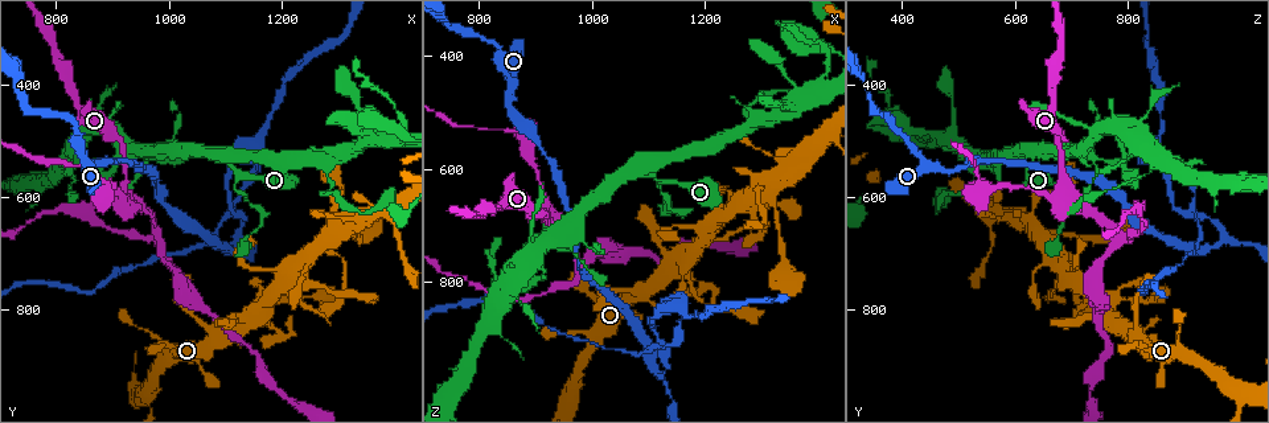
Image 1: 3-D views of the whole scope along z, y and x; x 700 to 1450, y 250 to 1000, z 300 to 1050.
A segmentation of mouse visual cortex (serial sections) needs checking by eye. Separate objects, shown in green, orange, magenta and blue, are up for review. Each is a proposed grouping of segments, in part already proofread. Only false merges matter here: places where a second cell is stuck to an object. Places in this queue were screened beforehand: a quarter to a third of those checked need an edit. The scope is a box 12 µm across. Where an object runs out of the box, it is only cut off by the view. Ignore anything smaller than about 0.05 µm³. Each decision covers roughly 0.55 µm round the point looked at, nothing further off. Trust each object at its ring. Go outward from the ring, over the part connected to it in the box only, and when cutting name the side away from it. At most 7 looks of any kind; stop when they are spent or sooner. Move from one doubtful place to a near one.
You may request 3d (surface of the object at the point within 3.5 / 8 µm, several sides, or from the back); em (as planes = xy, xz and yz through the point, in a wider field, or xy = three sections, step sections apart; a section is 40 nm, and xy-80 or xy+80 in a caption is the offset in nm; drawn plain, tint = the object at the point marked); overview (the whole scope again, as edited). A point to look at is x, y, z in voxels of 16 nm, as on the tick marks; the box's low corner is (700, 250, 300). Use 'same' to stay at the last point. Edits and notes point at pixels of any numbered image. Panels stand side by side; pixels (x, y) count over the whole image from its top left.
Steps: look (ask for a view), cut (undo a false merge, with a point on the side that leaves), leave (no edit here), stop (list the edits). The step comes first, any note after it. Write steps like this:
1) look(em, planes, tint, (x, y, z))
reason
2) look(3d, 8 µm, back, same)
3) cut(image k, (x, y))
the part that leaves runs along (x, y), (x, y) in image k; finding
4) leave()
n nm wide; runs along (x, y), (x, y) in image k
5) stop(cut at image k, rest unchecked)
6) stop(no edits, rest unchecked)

look(3d, 8 µm, (920, 590, 685))
three-way junction

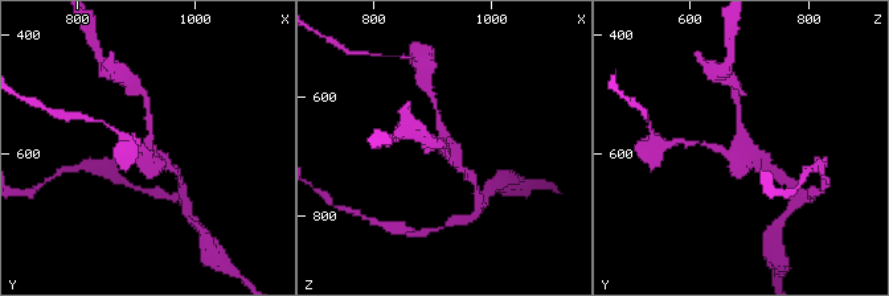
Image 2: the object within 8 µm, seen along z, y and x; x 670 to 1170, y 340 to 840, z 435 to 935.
look(3d, 3.5 µm, (925, 595, 685))
closer look

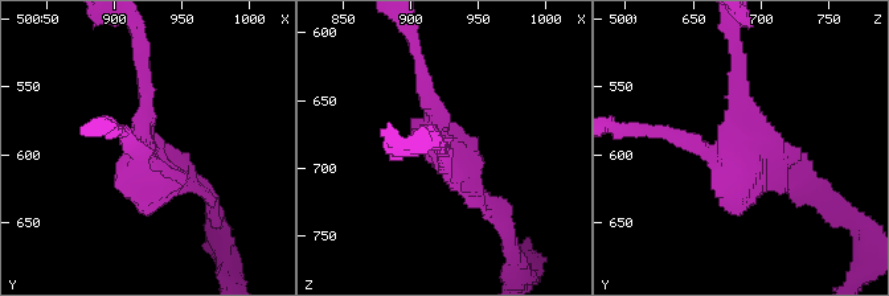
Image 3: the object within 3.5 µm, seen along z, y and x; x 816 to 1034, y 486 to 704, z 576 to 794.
look(em, xy, step 5, tint, (922, 596, 686))
need the tissue

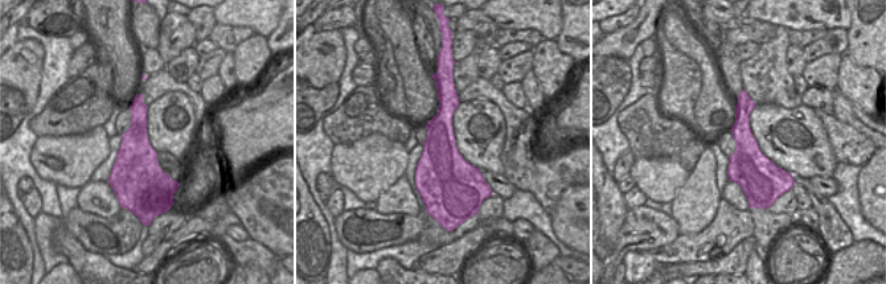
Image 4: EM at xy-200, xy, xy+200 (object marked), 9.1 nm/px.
cut(image 3, (672, 132))
the part that leaves runs along (712, 153), (664, 130), (627, 130) in image 3; a second cell is stuck on

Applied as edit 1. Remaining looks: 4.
look(overview)
see it whole again

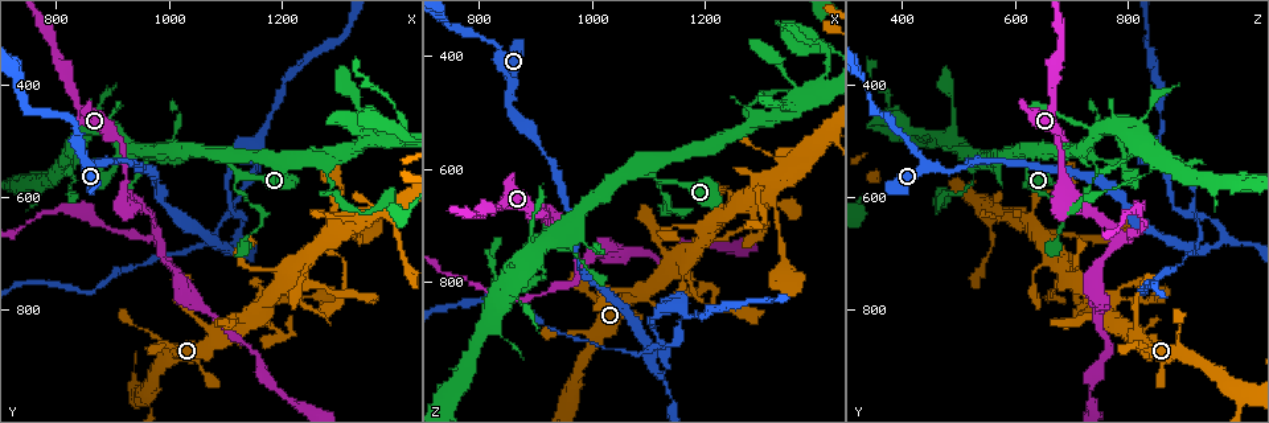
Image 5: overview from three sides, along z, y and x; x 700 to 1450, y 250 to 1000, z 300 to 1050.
look(3d, 3.5 µm, (1120, 565, 620))
three arms meet

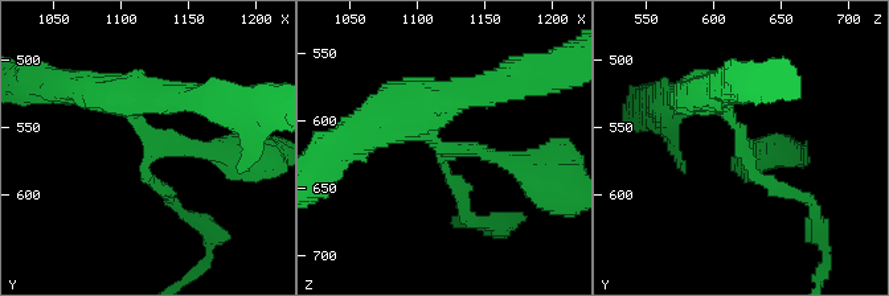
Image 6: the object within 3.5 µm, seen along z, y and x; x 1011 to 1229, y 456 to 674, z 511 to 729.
look(em, planes, plain, (1120, 570, 624))
3 arms; arms of 150, 250, 250 nm; now the EM

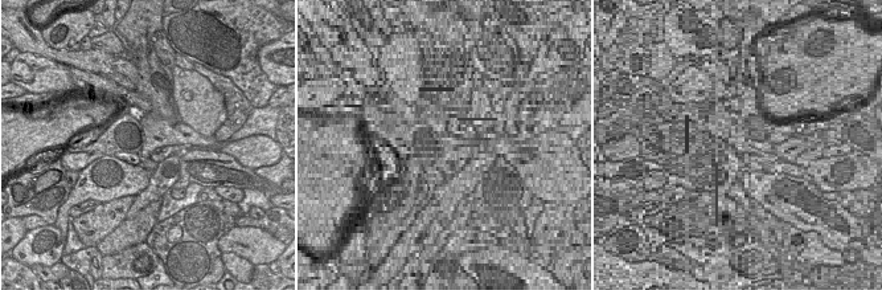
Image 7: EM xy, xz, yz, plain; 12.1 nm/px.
look(em, planes, tint, same)

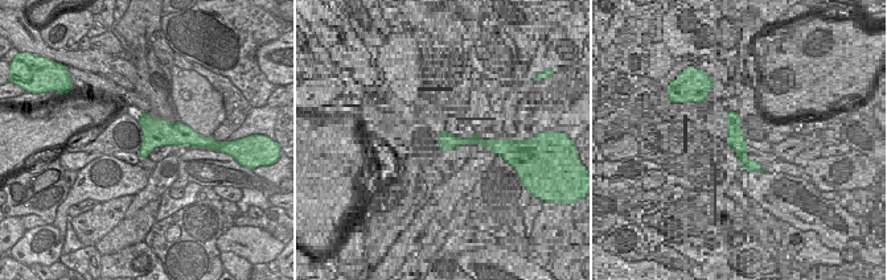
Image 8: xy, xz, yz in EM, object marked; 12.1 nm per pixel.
leave()
runs along (523, 167), (446, 152), (466, 213) in image 6; one cell here

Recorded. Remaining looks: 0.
stop(cut at image 3, rest unchecked)

